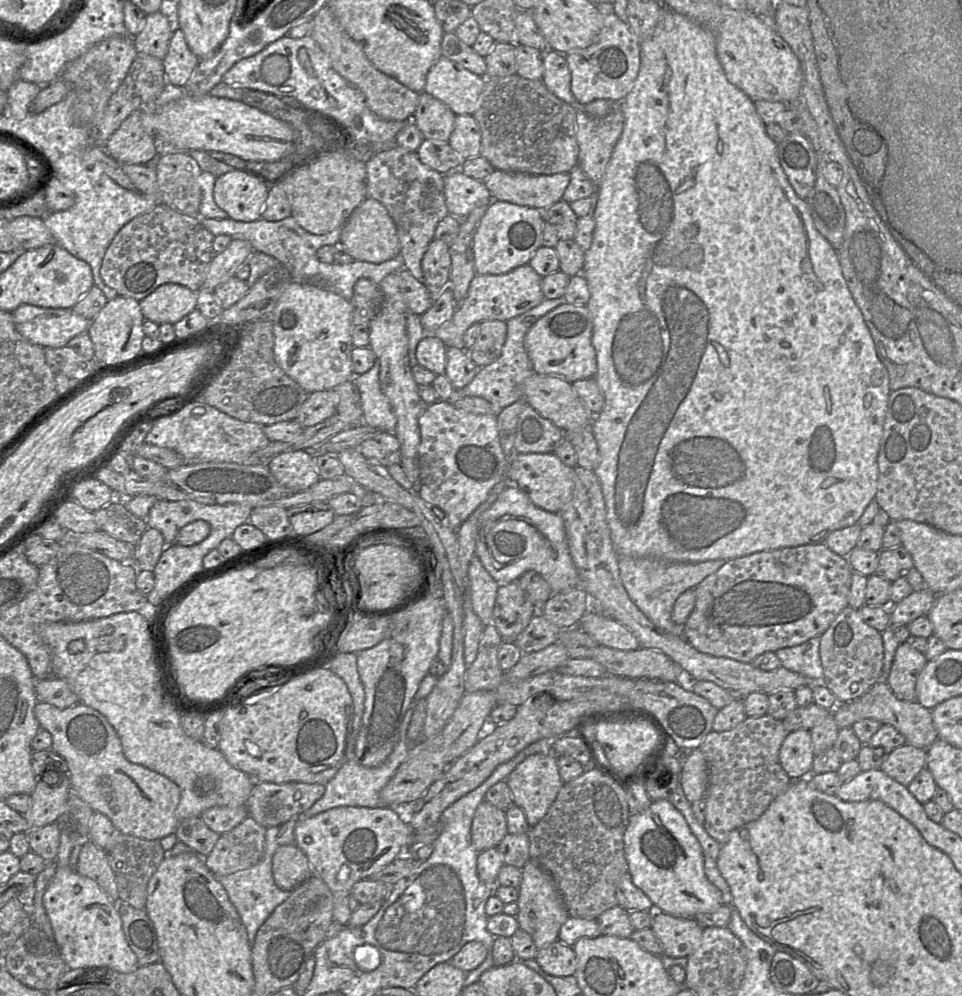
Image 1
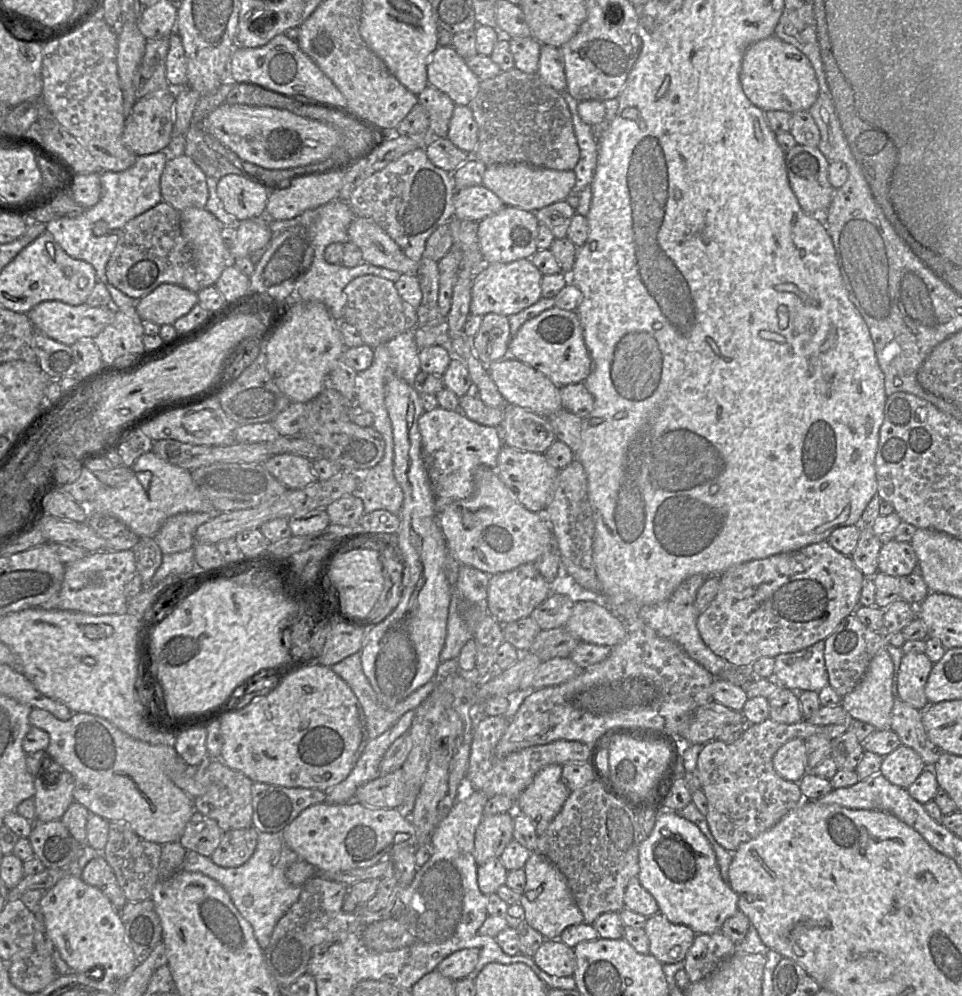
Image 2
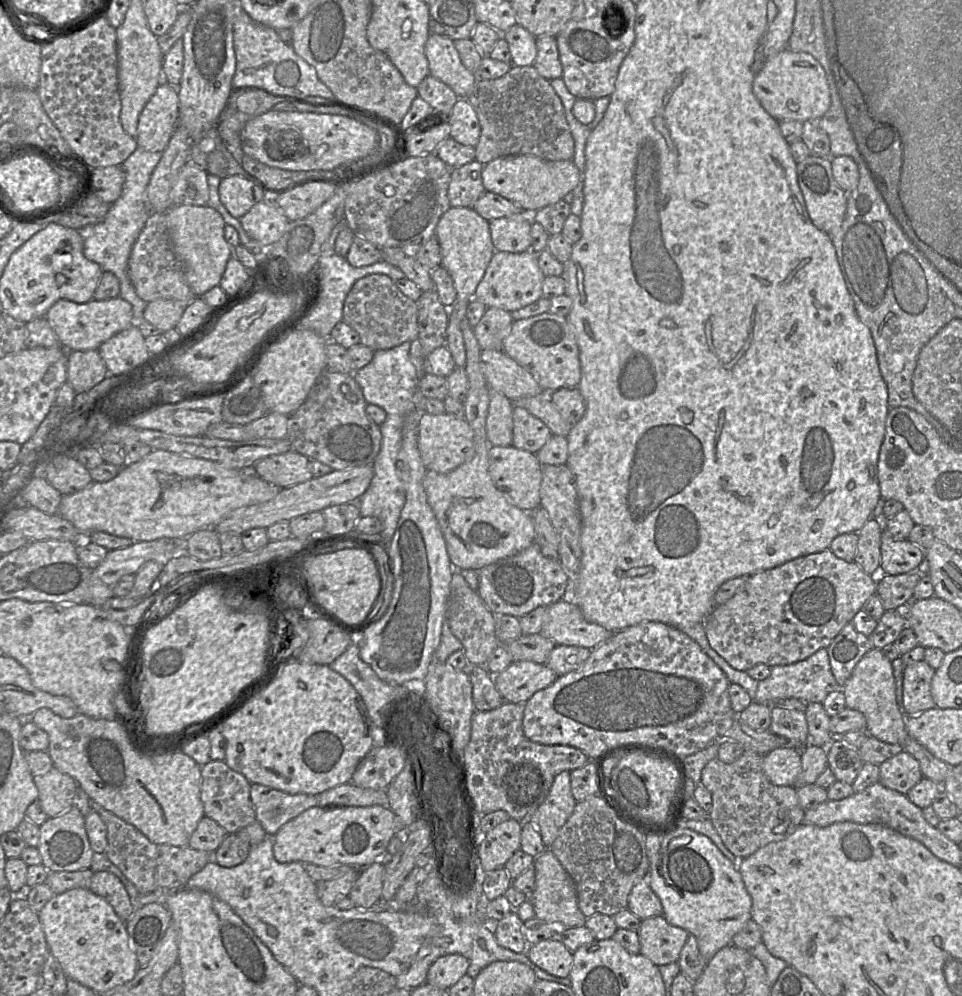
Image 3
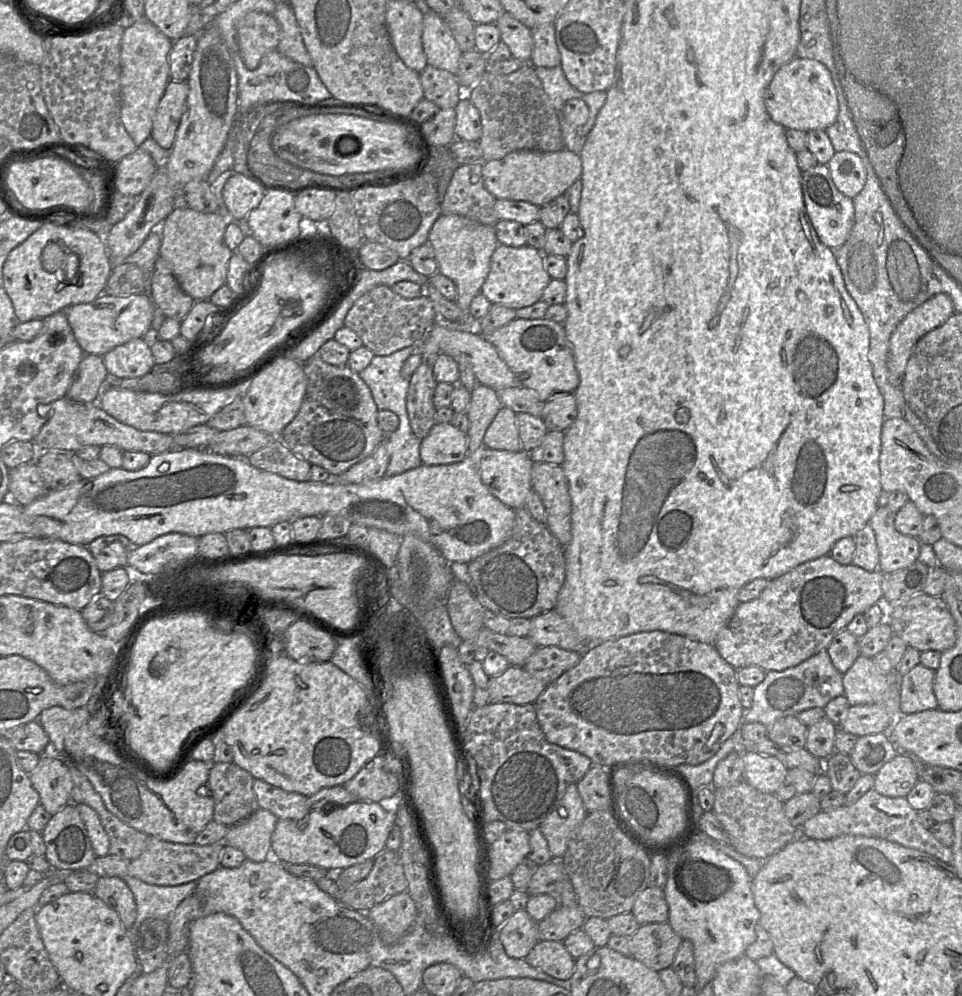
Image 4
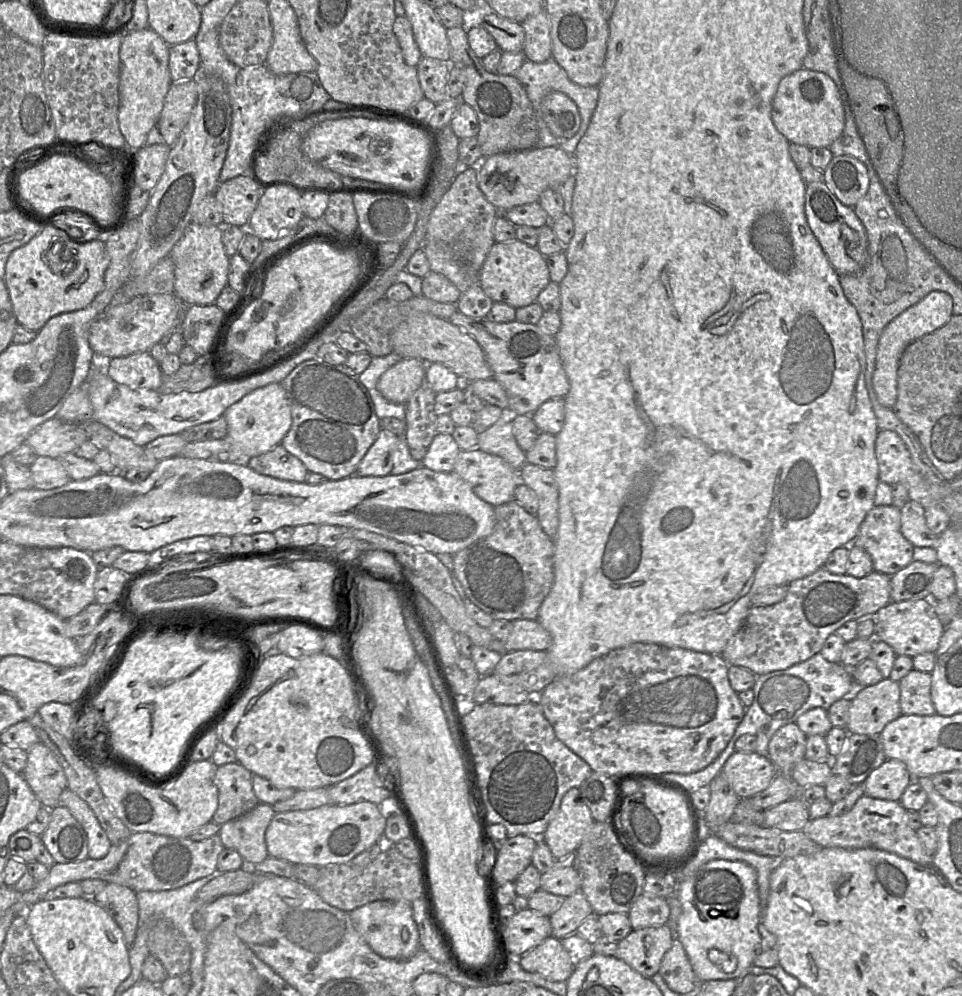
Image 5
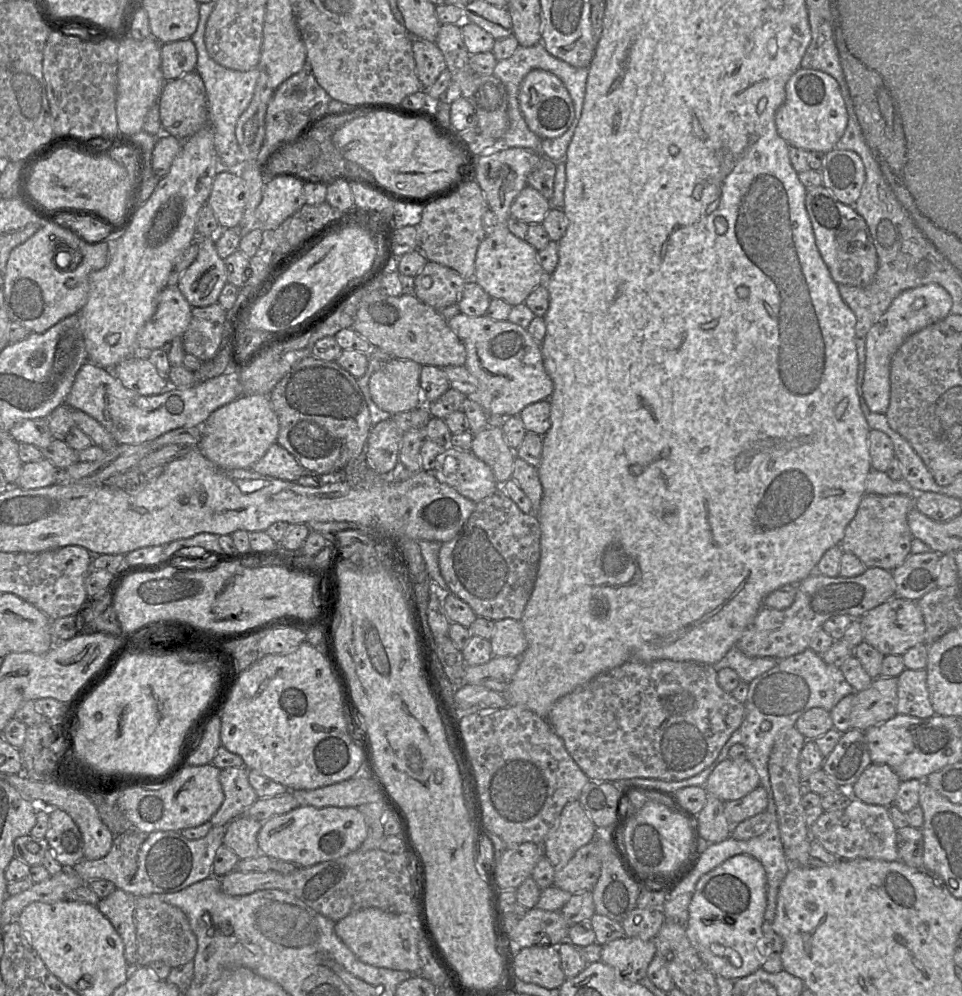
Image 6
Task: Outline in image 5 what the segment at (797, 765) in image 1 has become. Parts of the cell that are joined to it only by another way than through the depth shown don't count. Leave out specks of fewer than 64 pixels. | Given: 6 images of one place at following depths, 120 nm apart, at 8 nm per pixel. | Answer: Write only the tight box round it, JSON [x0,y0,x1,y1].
[720,751,777,799]

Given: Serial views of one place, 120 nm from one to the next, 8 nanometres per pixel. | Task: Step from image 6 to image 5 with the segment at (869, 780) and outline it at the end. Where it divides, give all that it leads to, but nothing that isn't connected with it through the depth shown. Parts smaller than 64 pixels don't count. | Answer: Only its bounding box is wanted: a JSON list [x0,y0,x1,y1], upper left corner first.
[861,759,913,801]

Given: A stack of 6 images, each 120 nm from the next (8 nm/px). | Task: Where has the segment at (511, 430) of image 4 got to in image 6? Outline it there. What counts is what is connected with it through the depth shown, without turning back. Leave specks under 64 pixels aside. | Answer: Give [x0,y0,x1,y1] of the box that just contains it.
[470,427,516,484]

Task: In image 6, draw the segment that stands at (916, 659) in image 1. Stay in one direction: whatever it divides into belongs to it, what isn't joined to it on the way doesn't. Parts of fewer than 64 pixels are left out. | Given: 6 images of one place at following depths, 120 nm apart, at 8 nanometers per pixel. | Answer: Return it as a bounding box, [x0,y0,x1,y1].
[897,669,935,718]

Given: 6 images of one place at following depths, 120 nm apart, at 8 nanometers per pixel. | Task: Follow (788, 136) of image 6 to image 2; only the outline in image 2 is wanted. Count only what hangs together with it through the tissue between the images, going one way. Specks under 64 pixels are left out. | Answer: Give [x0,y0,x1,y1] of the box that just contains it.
[739,36,819,114]

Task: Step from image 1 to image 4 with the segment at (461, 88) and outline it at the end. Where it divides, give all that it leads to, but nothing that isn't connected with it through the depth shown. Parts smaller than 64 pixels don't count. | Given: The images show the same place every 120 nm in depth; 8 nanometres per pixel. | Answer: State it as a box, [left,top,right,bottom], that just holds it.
[422,9,462,75]

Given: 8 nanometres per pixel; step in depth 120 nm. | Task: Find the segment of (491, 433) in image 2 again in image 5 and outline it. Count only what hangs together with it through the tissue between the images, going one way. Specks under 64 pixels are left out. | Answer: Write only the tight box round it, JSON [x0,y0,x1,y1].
[421,433,459,472]

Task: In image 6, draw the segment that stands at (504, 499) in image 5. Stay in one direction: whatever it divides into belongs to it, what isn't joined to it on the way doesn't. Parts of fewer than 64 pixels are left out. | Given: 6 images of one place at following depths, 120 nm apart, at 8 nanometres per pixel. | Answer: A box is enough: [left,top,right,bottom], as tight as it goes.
[426,447,500,504]

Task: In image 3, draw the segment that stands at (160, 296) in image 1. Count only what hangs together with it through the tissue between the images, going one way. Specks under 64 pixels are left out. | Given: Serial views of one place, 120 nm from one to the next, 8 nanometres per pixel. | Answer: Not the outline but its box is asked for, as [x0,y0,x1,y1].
[143,299,187,333]

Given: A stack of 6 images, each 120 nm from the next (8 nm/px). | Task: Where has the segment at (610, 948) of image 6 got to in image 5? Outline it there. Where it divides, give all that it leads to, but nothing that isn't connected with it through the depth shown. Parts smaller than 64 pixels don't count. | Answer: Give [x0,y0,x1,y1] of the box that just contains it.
[615,924,675,979]

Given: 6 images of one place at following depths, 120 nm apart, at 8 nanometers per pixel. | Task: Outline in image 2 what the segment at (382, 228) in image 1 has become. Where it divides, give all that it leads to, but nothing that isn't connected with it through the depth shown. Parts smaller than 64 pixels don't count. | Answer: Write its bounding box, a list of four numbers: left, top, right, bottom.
[348,216,418,275]

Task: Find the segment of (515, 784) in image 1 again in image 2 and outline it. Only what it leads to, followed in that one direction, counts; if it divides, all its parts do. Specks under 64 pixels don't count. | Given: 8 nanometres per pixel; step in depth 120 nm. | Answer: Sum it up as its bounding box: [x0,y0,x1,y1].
[515,764,571,836]

